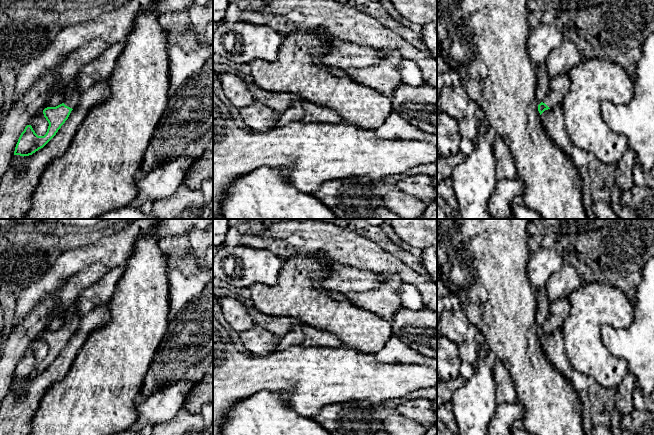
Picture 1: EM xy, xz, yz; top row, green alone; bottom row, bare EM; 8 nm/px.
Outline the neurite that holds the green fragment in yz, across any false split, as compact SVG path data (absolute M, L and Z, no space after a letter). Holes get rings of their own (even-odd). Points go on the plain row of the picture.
M562 298L550 303L550 312L546 321L538 329L540 339L548 333L561 329L563 322L569 315L570 302L568 298Z

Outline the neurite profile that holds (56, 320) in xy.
M56 305L55 309L53 310L53 312L49 317L45 330L40 335L43 336L43 334L47 331L56 331L64 327L64 319L65 319L67 310L68 309L63 310L60 305Z

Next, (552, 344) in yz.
M562 328L545 334L541 339L541 347L552 366L566 379L570 379L573 368L564 351Z

